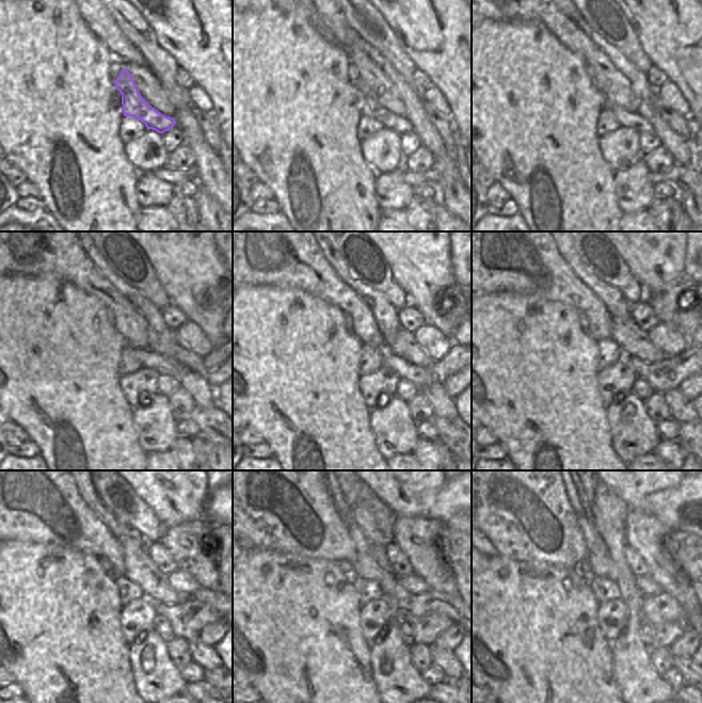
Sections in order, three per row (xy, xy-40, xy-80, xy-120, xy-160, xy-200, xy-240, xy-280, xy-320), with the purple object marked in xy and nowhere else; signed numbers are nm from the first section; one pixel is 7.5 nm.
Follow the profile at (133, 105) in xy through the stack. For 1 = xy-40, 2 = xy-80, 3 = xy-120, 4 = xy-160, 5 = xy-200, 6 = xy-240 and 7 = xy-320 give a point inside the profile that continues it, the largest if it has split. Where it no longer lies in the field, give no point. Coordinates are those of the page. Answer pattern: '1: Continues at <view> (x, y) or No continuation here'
1: Continues at xy-40 (399, 124)
2: Continues at xy-80 (632, 120)
3: Continues at xy-120 (148, 358)
4: Continues at xy-160 (423, 377)
5: Continues at xy-200 (660, 376)
6: Continues at xy-240 (184, 618)
7: Continues at xy-320 (666, 633).

